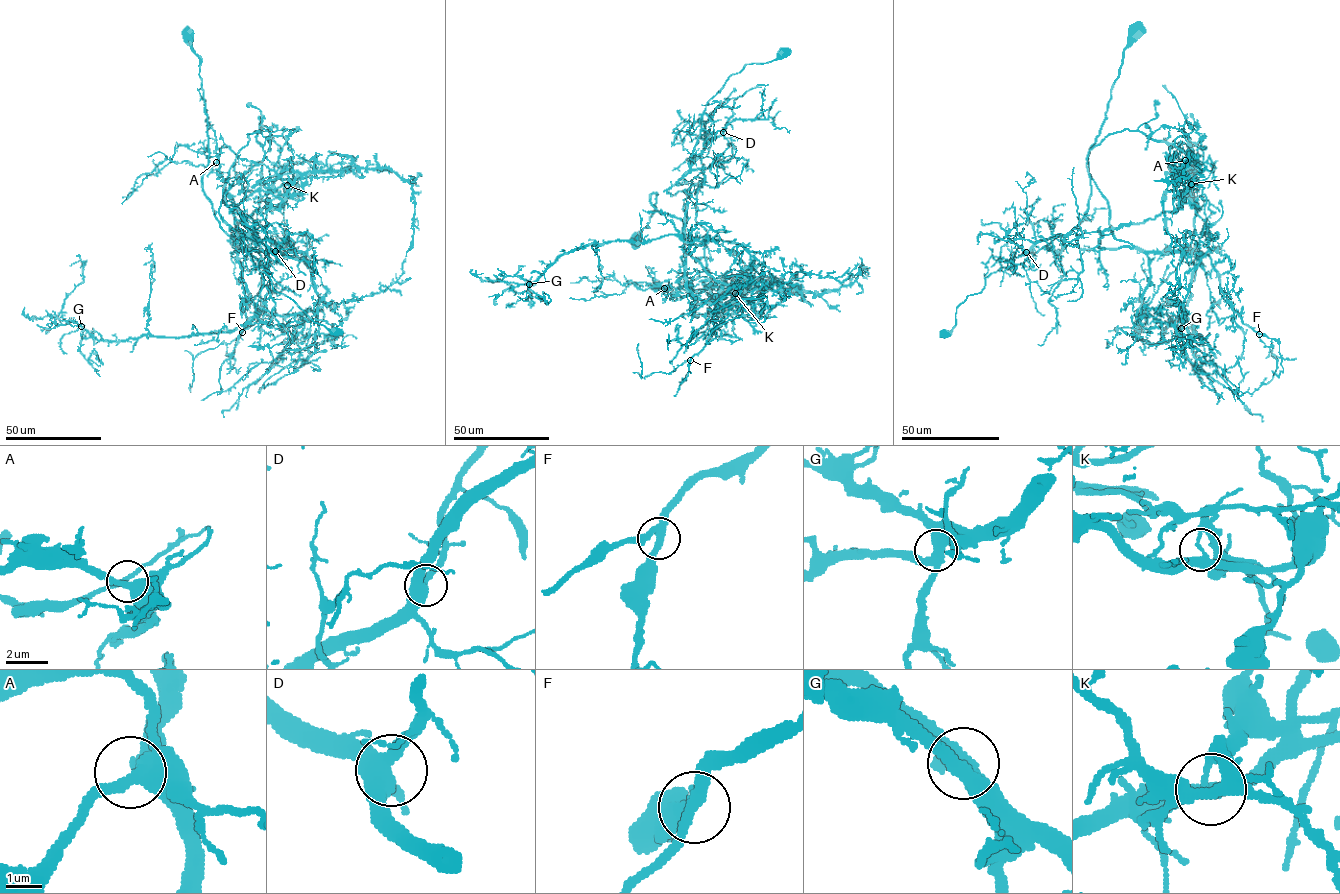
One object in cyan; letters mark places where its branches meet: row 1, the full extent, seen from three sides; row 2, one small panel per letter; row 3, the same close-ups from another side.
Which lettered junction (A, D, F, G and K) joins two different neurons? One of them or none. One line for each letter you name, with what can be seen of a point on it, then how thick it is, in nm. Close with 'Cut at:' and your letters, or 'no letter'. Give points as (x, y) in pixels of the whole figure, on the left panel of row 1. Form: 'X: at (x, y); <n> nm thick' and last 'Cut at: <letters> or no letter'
K: at (287, 185); 280 nm thick
Cut at: K

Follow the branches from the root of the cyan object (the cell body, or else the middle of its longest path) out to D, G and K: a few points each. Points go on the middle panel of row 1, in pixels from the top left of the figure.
D: (784, 53), (783, 50), (769, 62), (747, 64), (729, 77), (706, 105), (700, 135), (688, 165), (723, 132)
G: (784, 53), (706, 105), (684, 220), (685, 251), (701, 245), (593, 242), (529, 284)
K: (784, 53), (729, 77), (706, 105), (688, 160), (704, 177), (687, 191), (685, 242), (704, 269), (735, 293)

